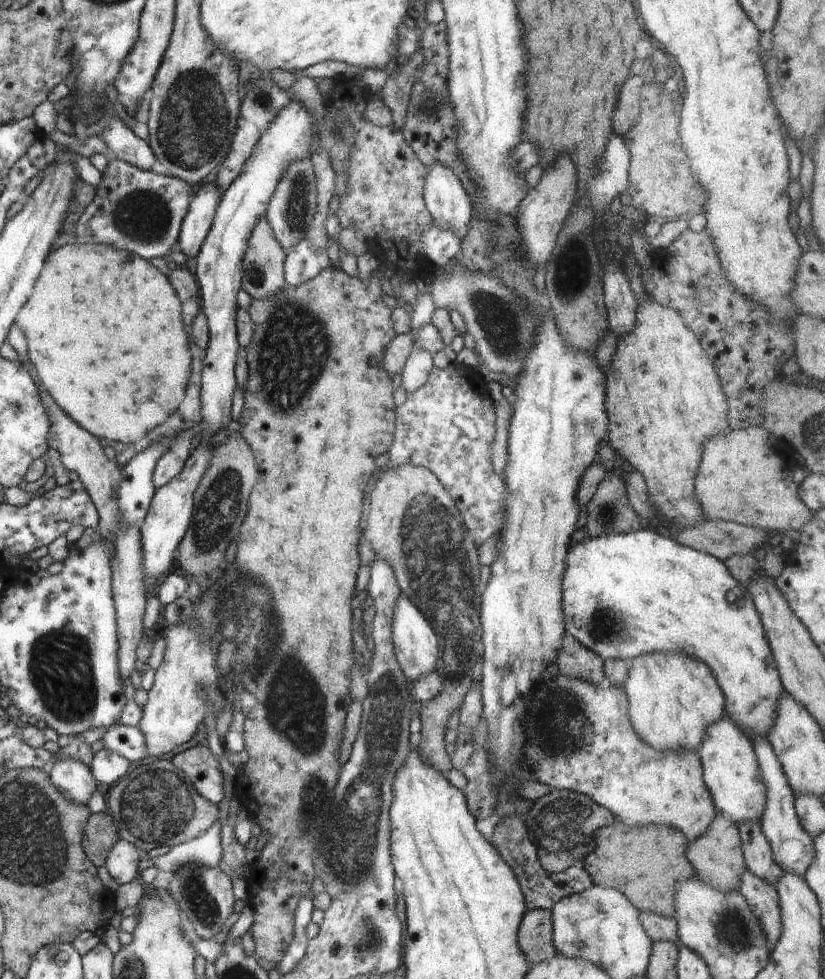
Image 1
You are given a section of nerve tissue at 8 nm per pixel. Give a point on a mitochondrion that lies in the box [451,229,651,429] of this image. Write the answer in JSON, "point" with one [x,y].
{"point":[504,329]}

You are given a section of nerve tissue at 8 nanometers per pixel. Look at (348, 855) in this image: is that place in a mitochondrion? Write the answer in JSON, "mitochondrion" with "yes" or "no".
{"mitochondrion":"yes"}

